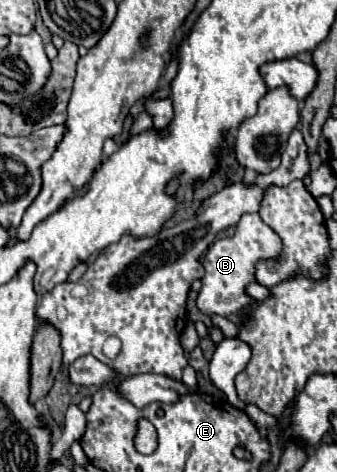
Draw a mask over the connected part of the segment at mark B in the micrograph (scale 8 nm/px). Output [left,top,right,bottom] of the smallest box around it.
[198,213,282,317]

